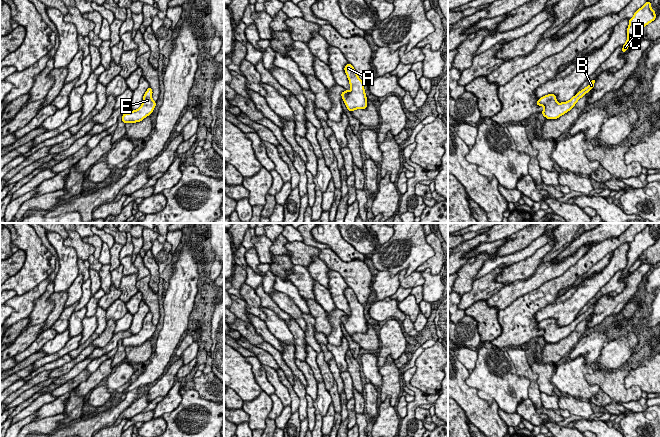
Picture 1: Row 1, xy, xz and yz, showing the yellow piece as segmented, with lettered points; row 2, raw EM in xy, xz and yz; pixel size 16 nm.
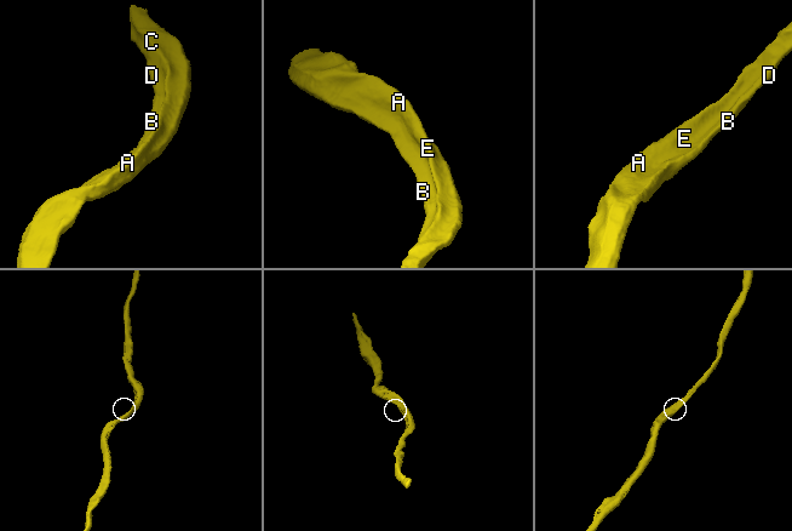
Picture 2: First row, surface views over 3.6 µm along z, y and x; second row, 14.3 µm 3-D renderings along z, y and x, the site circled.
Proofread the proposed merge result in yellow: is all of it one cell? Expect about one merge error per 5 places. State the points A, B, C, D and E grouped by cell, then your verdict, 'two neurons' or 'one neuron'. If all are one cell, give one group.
groups A B C D E; one neuron

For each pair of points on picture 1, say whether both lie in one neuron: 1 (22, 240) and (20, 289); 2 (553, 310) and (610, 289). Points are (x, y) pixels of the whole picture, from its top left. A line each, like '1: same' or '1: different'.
1: same
2: different

